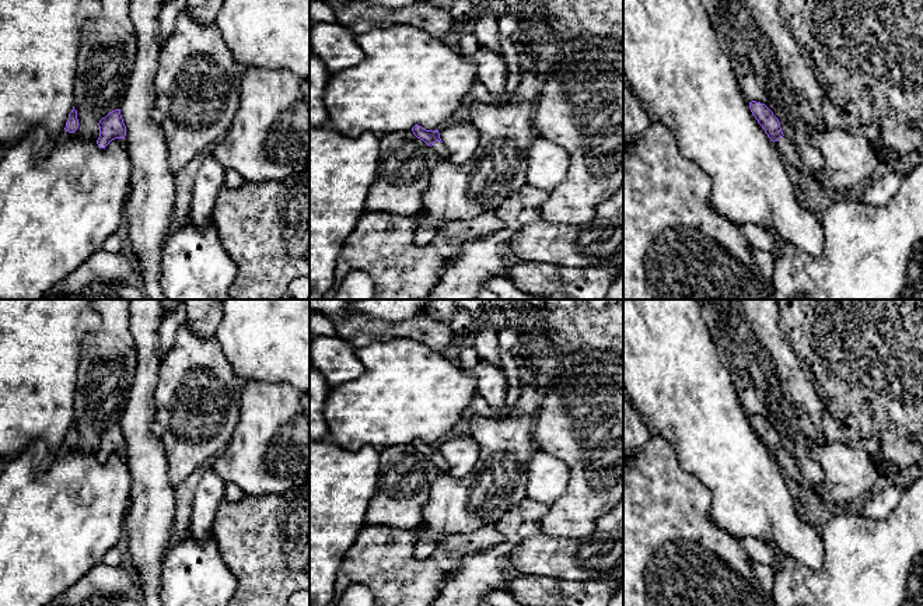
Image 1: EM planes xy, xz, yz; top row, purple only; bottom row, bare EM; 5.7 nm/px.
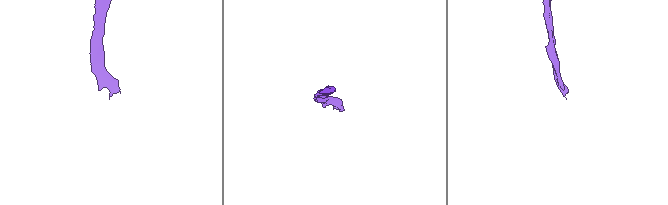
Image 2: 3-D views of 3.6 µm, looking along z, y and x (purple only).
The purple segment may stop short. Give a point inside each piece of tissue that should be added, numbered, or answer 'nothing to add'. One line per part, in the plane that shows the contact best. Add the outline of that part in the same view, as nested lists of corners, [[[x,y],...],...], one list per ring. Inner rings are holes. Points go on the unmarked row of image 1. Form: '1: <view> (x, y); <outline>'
1: xz (439, 461); [[[441,455],[433,456],[431,462],[437,466],[440,474],[448,473],[448,465]]]

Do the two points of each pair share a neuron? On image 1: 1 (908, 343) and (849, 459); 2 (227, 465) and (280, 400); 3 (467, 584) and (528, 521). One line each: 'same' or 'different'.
1: different
2: same
3: same

